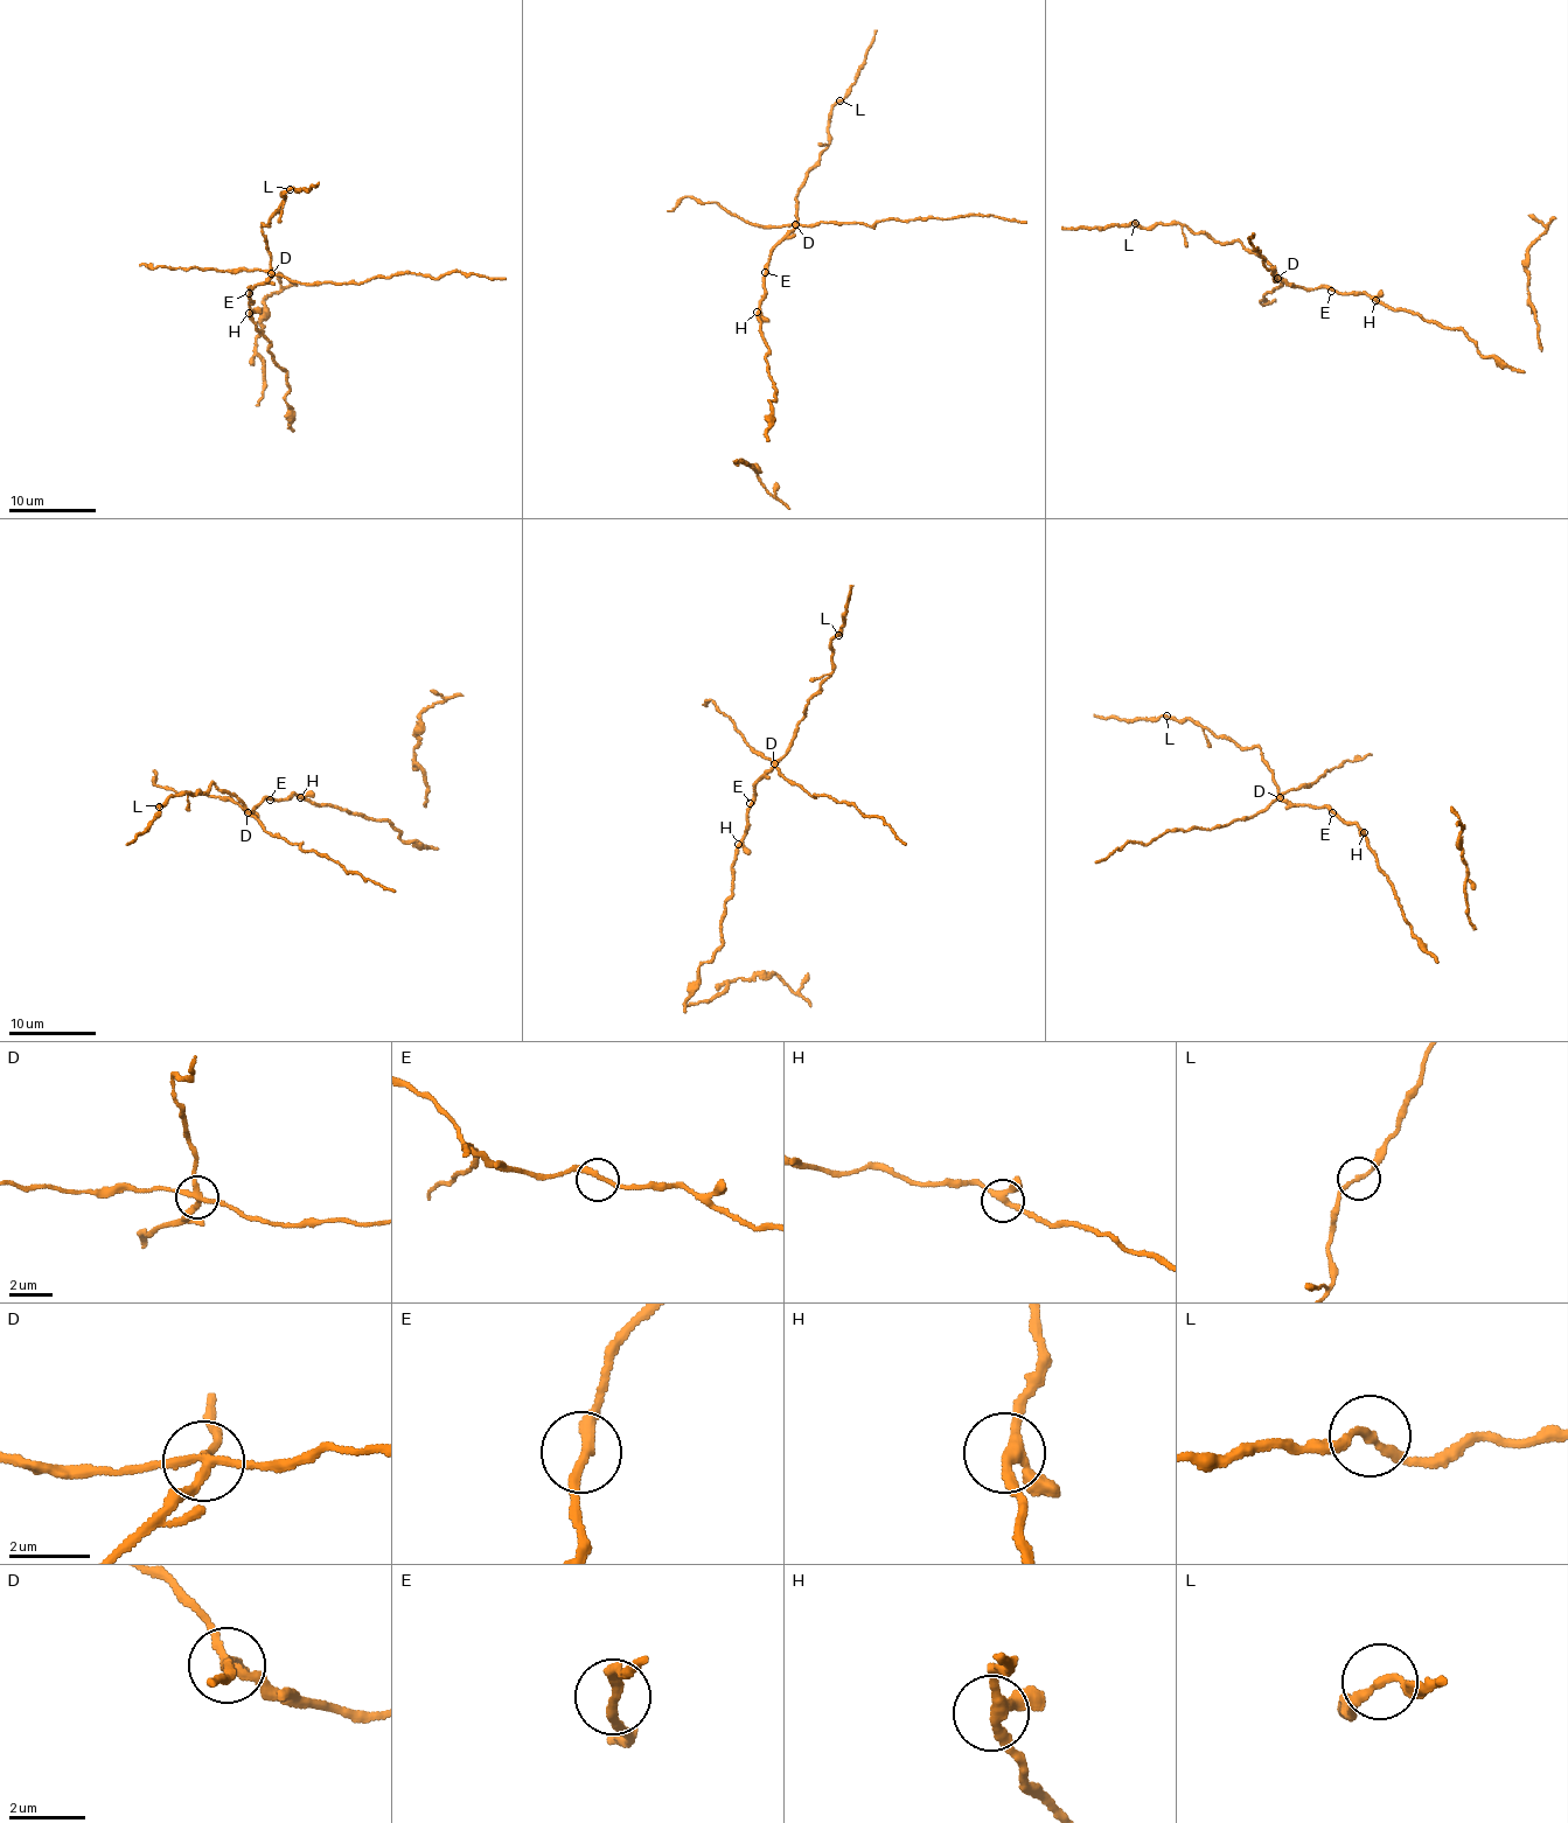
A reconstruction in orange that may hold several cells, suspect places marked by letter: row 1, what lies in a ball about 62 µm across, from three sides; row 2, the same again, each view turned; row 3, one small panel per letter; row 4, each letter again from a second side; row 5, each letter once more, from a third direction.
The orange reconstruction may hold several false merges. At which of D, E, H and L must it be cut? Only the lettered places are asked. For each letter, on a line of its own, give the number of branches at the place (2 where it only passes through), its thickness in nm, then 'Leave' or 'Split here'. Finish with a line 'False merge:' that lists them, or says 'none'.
D: Branches: 4. Thickness 240 nm. Split here
E: Branches: 2. Thickness 240 nm. Leave
H: Branches: 3. Thickness 240 nm. Leave
L: Branches: 2. Thickness 190 nm. Split here
False merge: D, L

